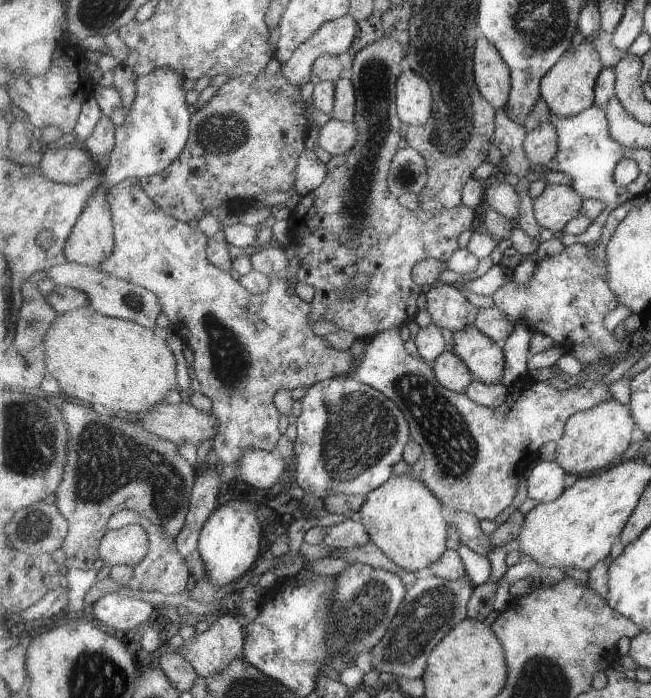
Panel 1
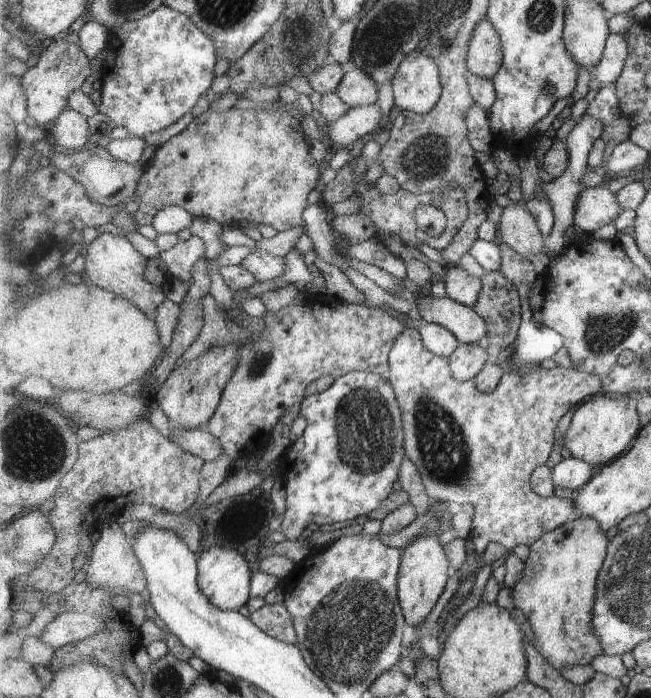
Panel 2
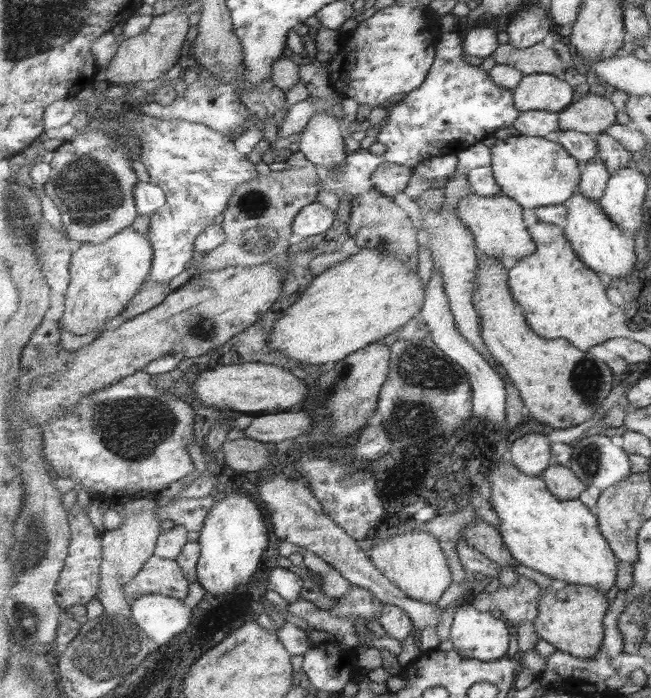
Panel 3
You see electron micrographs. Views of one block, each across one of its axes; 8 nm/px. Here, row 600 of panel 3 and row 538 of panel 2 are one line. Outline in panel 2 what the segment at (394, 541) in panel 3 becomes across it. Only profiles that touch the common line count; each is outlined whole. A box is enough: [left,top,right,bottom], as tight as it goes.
[398,533,452,630]

